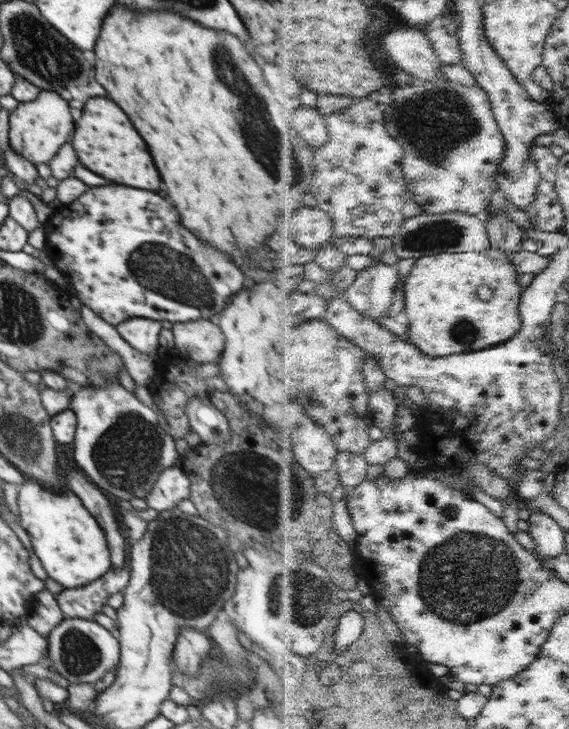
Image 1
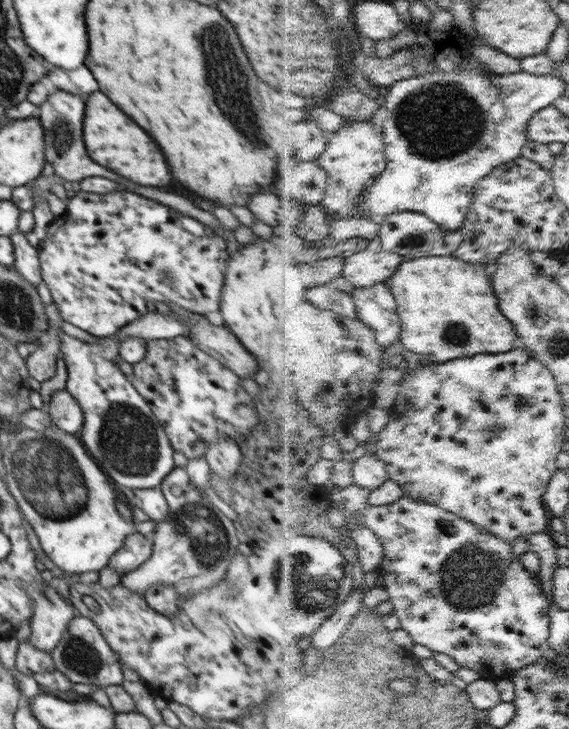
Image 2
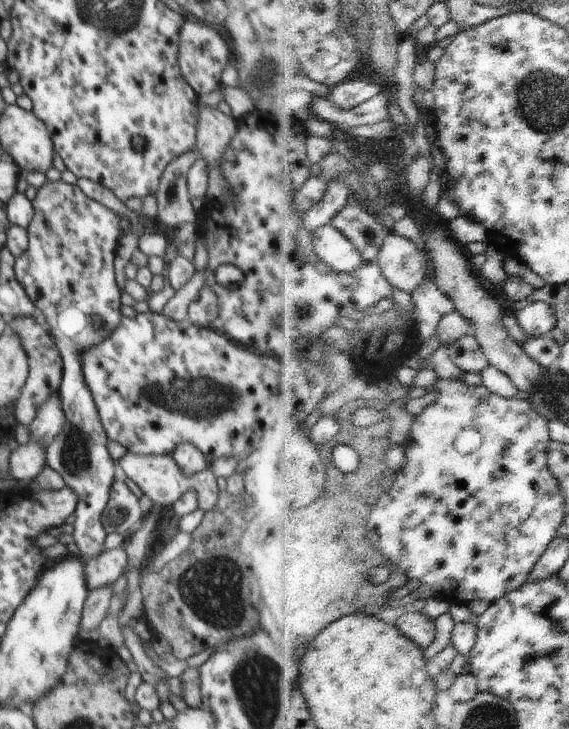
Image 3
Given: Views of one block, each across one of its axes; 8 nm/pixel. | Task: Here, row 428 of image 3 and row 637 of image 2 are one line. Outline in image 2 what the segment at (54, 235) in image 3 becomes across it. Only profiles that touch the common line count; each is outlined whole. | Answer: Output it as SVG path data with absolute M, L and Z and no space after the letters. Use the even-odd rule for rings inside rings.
M78 614L72 618L63 637L50 653L57 670L73 683L93 684L104 688L121 685L124 680L119 656L110 648L96 623L87 616Z

